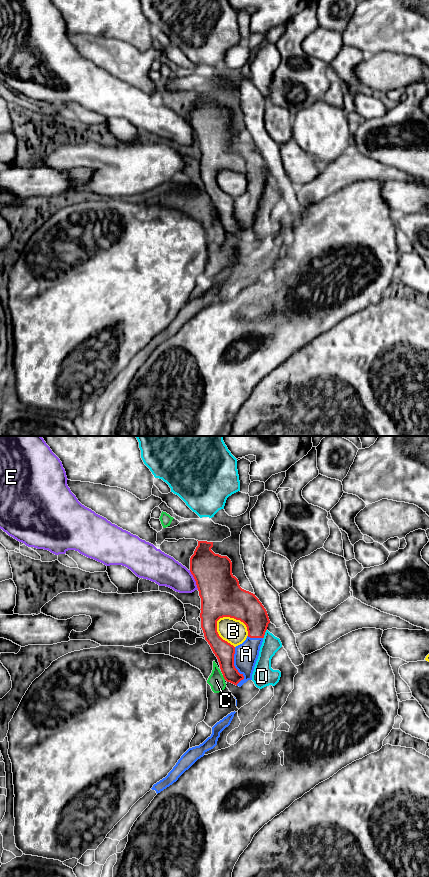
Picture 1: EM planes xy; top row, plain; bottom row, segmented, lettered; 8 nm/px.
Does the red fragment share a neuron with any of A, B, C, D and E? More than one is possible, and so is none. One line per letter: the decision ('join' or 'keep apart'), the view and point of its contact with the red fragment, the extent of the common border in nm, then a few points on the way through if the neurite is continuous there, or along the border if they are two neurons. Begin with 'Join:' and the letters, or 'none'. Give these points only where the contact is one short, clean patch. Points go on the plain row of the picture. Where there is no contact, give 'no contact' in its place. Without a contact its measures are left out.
Join: A
A: join; meets red in xy at (234, 218); contact 320 nm long; runs through xy (224, 203), (234, 218), (246, 206)
B: keep apart; meets red in xy at (218, 186); contact 280 nm long
C: keep apart; meets red in xy at (223, 228); contact 50 nm long
D: keep apart; meets red in xy at (264, 186); contact 80 nm long
E: keep apart; meets red in xy at (195, 132); contact 180 nm long

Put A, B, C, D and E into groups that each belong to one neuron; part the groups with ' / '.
A / B / C / D / E

